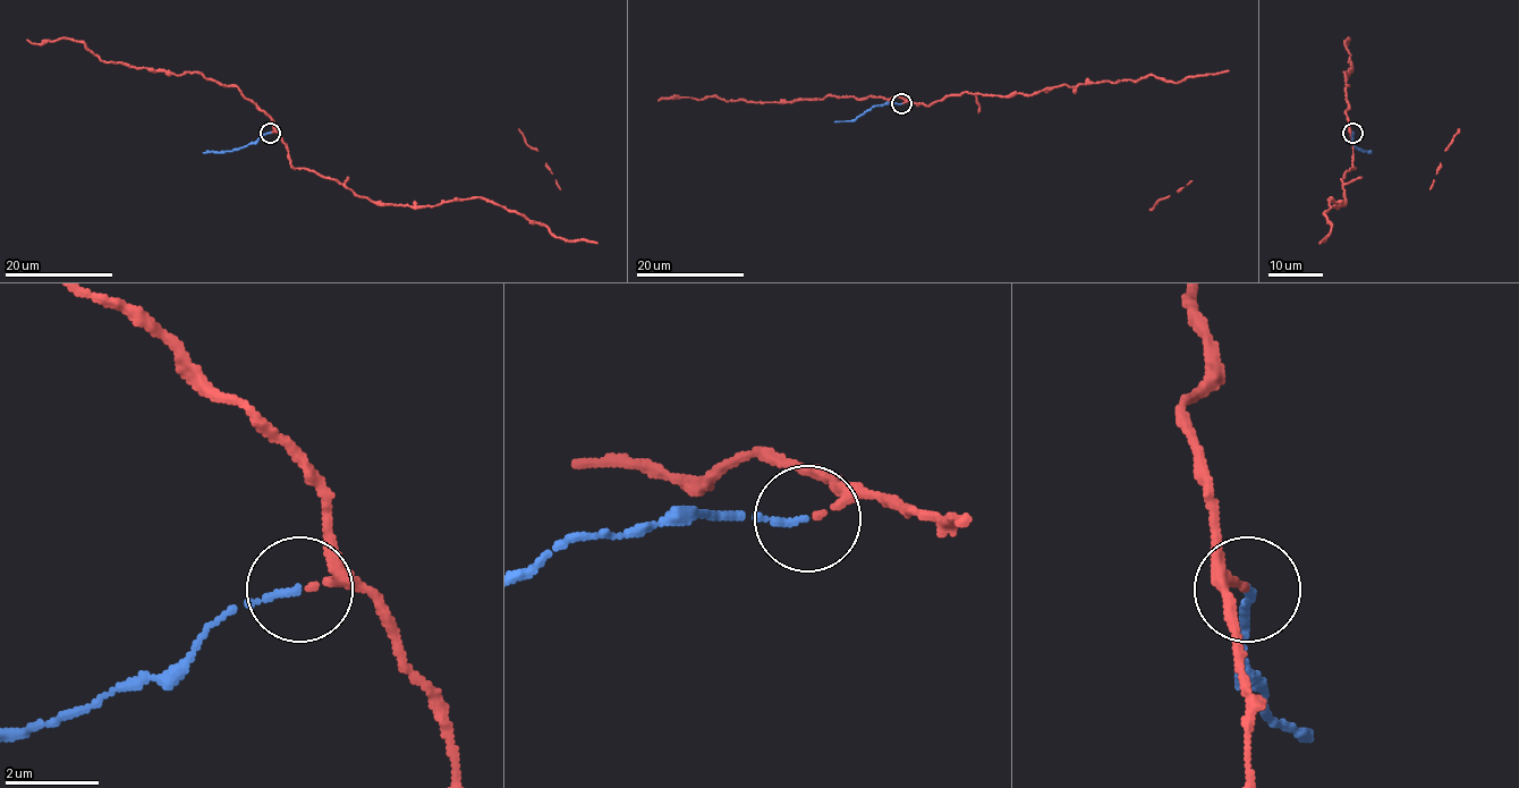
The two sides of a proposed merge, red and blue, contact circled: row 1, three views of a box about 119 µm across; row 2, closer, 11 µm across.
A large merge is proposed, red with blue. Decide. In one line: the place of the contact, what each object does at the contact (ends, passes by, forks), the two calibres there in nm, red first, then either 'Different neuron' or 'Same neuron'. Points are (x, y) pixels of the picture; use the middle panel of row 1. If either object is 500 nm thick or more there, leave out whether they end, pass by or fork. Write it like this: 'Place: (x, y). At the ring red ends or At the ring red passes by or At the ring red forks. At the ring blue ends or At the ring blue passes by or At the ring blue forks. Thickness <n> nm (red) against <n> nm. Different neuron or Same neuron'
Place: (901, 103). At the ring red passes by. At the ring blue ends. Thickness 120 nm (red) against 130 nm. Same neuron

